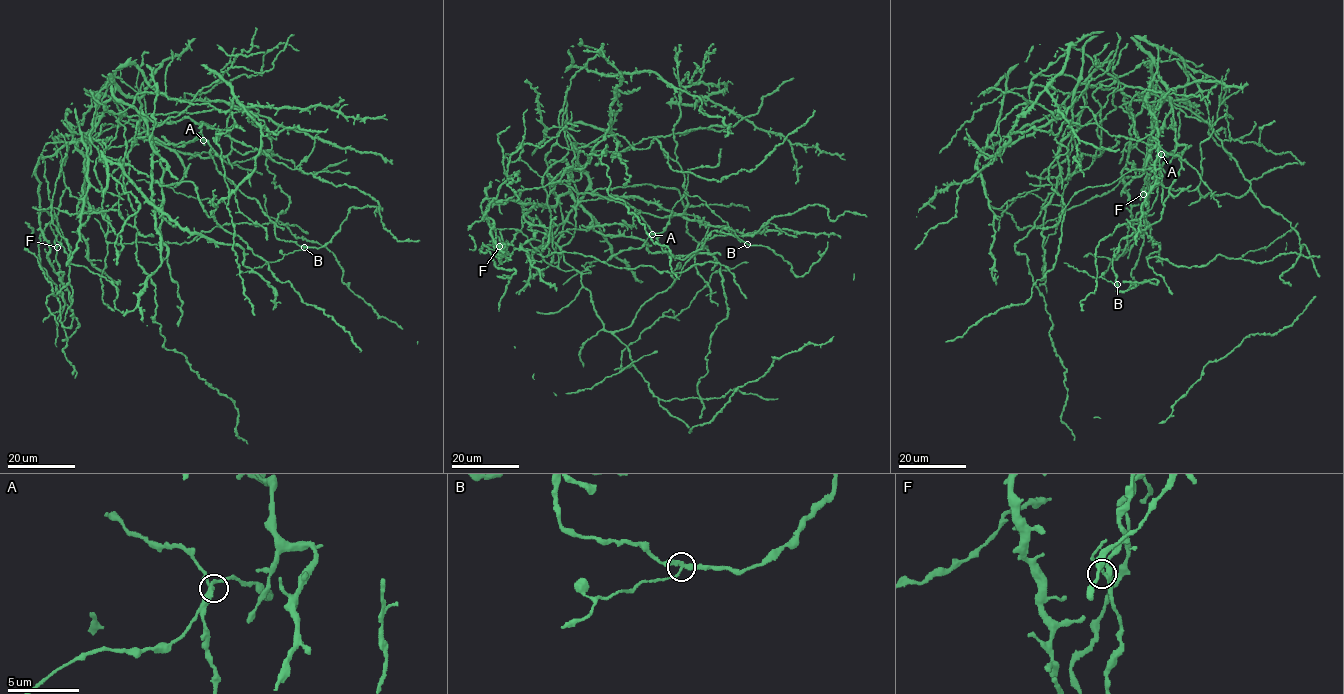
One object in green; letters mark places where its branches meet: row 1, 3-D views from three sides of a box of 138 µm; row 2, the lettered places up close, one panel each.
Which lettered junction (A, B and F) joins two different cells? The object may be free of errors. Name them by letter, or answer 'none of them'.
B

